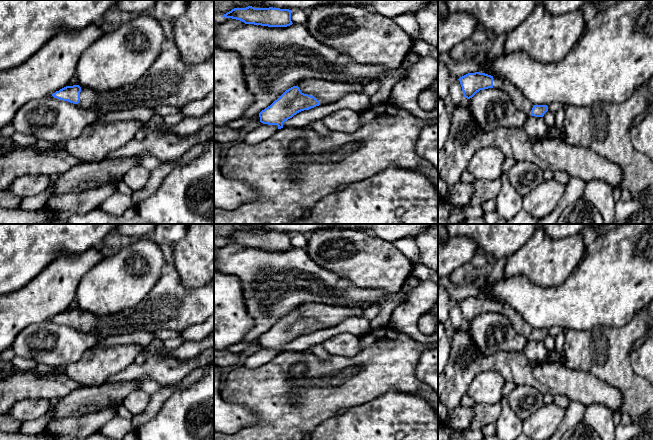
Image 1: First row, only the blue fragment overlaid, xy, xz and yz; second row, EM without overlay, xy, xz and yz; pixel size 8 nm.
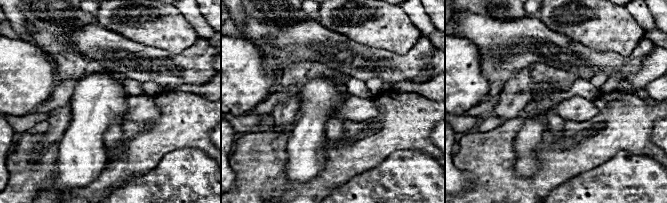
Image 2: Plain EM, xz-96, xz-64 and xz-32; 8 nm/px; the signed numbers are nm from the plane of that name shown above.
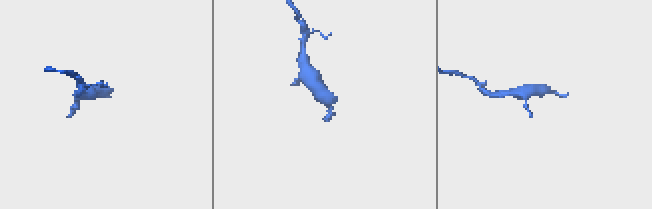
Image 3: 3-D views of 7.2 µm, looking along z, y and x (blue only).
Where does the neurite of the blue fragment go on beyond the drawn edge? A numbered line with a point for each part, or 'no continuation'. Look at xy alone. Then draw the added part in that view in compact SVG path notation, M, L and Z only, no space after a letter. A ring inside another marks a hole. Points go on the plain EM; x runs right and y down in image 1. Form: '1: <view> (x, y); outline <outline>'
1: xy (88, 321); outline M81 312L80 325L78 328L84 332L90 332L95 328L97 321L98 319L94 315L87 312Z

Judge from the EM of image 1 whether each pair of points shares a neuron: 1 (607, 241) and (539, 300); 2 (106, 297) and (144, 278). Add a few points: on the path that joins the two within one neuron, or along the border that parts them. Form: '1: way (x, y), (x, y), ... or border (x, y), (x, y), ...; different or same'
1: way (598, 261), (559, 300); same
2: way (115, 288), (125, 278), (135, 278); same

